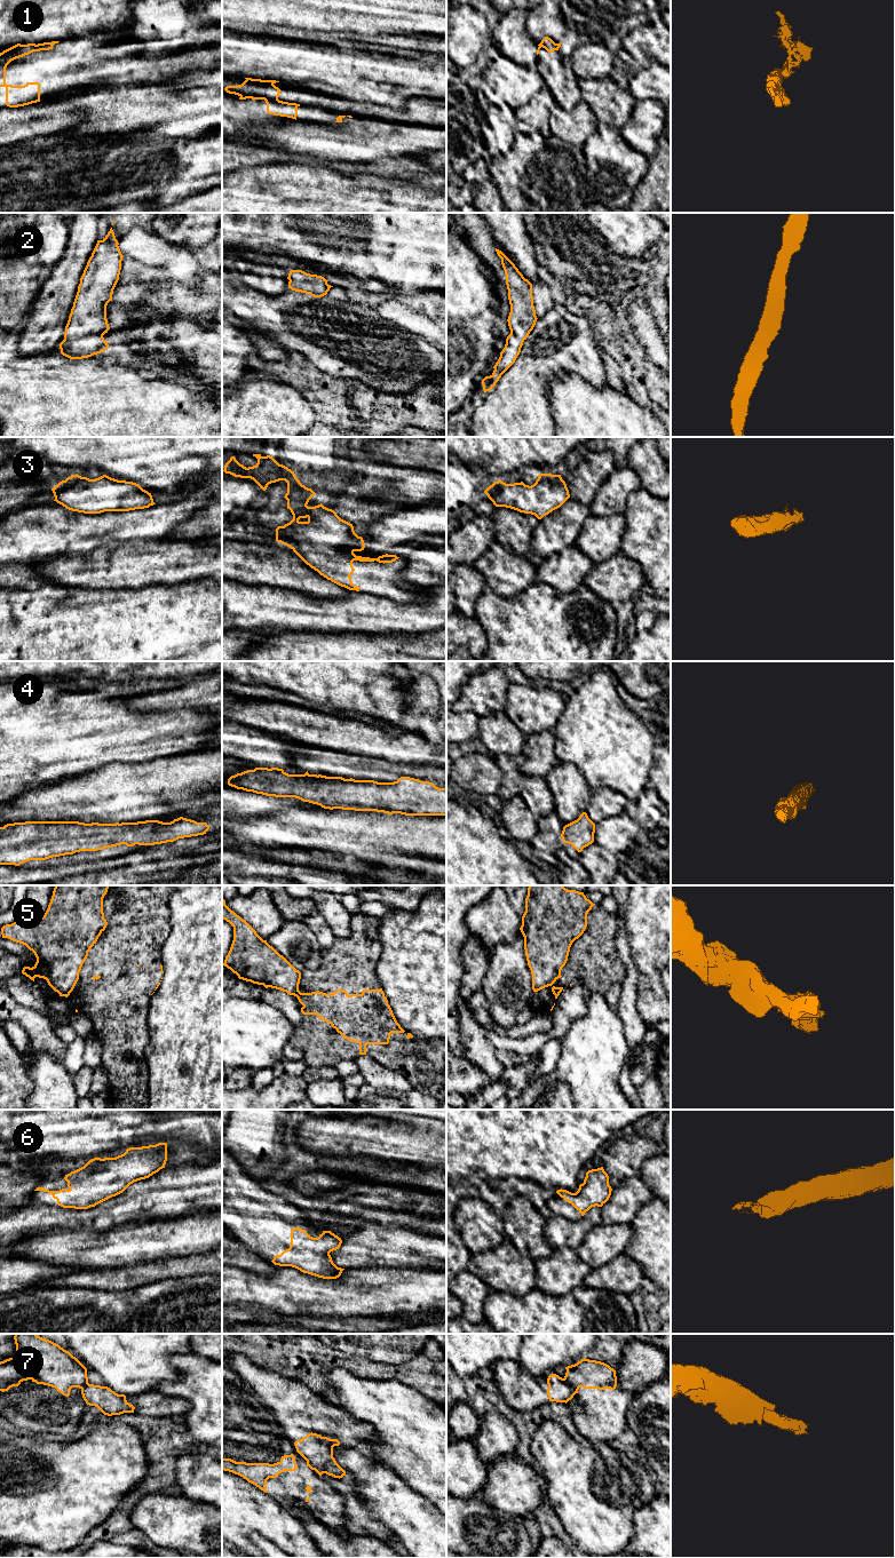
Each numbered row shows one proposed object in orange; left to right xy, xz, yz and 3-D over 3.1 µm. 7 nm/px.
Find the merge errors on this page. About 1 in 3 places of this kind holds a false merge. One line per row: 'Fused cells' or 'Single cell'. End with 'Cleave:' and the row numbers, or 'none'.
1: Fused cells
2: Single cell
3: Single cell
4: Single cell
5: Fused cells
6: Single cell
7: Fused cells
Cleave: 1, 5, 7

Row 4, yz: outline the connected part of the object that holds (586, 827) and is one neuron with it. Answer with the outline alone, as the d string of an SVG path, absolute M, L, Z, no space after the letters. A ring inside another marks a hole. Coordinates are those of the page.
M583 812L579 818L563 827L561 837L578 852L594 842L595 824Z

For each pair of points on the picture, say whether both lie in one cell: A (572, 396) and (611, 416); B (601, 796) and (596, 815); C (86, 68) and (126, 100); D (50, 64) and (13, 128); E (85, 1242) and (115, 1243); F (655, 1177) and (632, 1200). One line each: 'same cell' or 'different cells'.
A: same cell
B: same cell
C: different cells
D: different cells
E: same cell
F: different cells

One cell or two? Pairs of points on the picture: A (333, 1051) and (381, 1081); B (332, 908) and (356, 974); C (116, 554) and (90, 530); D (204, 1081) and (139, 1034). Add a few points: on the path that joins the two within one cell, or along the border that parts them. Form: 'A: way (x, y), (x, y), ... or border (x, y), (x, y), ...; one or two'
A: border (354, 1058), (359, 1055), (370, 1055), (380, 1064); two
B: border (353, 915), (350, 932), (347, 936), (337, 938); two
C: border (132, 539), (108, 541), (89, 551), (80, 554); two
D: border (148, 1015), (149, 1041), (144, 1049), (147, 1067); two

